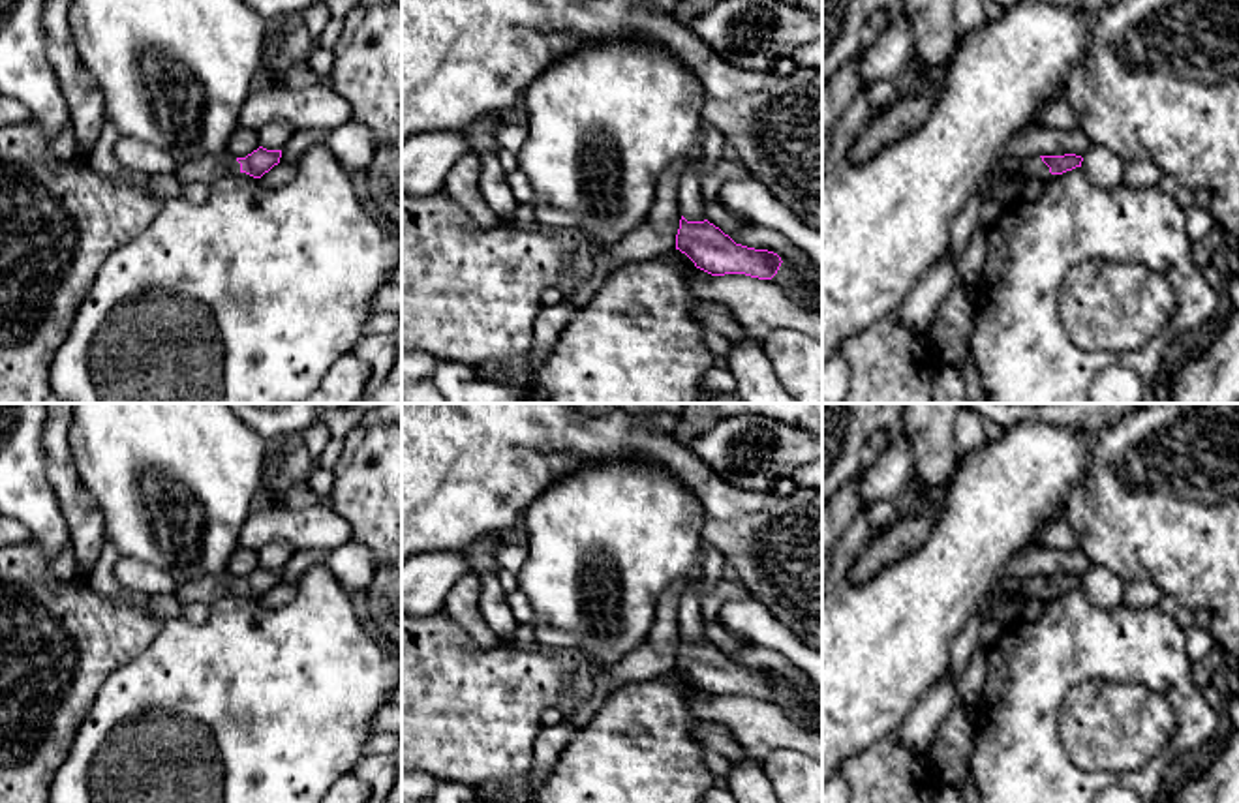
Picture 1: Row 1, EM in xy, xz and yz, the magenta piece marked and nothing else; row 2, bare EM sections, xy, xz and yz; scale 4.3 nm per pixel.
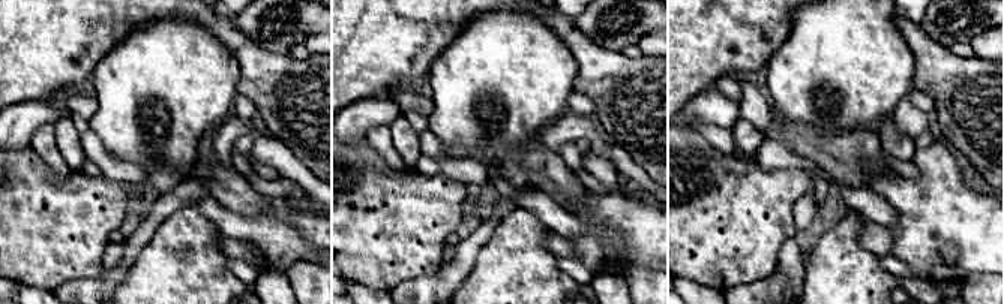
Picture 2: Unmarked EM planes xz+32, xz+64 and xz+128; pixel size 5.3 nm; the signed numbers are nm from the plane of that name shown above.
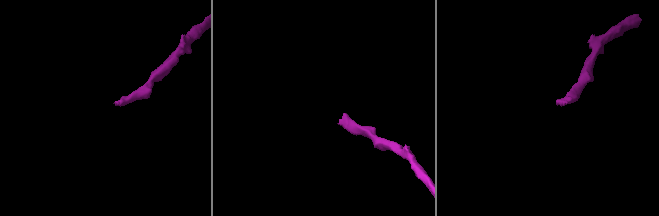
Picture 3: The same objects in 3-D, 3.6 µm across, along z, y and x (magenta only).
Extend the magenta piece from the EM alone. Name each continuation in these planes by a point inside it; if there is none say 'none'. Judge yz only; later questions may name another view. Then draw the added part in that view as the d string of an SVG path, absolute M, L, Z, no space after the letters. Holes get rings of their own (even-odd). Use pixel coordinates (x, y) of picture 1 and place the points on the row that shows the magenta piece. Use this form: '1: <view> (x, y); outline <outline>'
1: yz (1033, 167); outline M1040 156L1023 159L1016 173L1023 178L1048 178L1051 174Z

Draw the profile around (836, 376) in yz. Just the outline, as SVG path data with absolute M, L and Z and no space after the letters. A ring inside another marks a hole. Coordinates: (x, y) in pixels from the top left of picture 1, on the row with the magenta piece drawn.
M835 353L822 364L822 403L843 403L850 390L850 370Z

